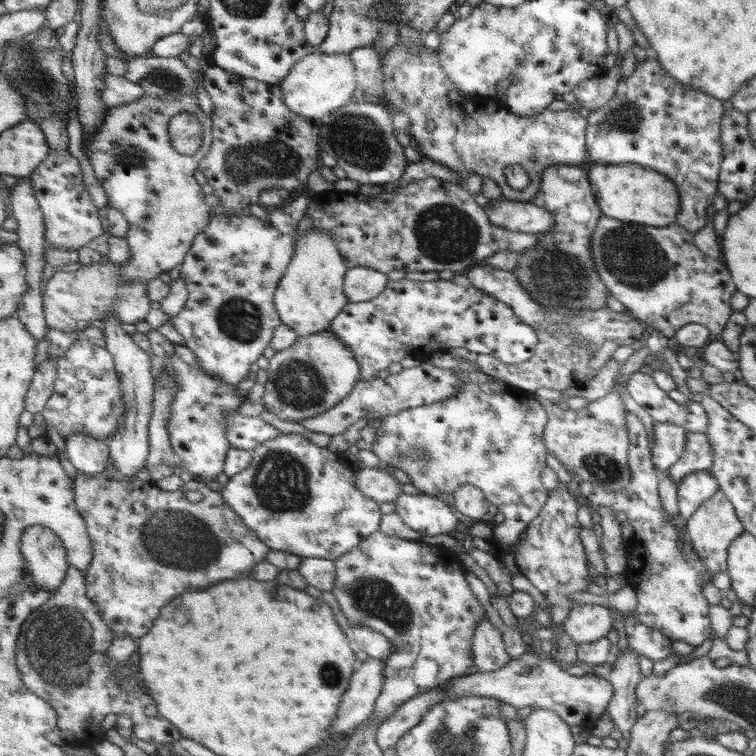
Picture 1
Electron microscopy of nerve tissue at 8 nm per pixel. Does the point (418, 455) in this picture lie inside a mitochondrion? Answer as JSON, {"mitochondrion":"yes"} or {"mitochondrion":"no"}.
{"mitochondrion":"yes"}

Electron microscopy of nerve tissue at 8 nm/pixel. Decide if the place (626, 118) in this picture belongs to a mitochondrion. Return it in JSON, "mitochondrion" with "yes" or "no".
{"mitochondrion":"yes"}

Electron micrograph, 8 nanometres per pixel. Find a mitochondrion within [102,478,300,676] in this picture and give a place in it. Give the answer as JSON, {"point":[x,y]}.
{"point":[170,538]}

